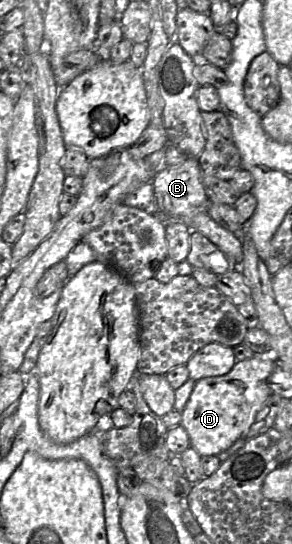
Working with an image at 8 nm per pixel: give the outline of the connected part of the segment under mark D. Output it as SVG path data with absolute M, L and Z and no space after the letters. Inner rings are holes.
M254 355L251 359L236 362L226 375L205 377L195 382L181 413L180 425L187 431L191 447L200 456L219 455L248 430L256 412L272 393L269 377L274 367L274 361L264 355Z

